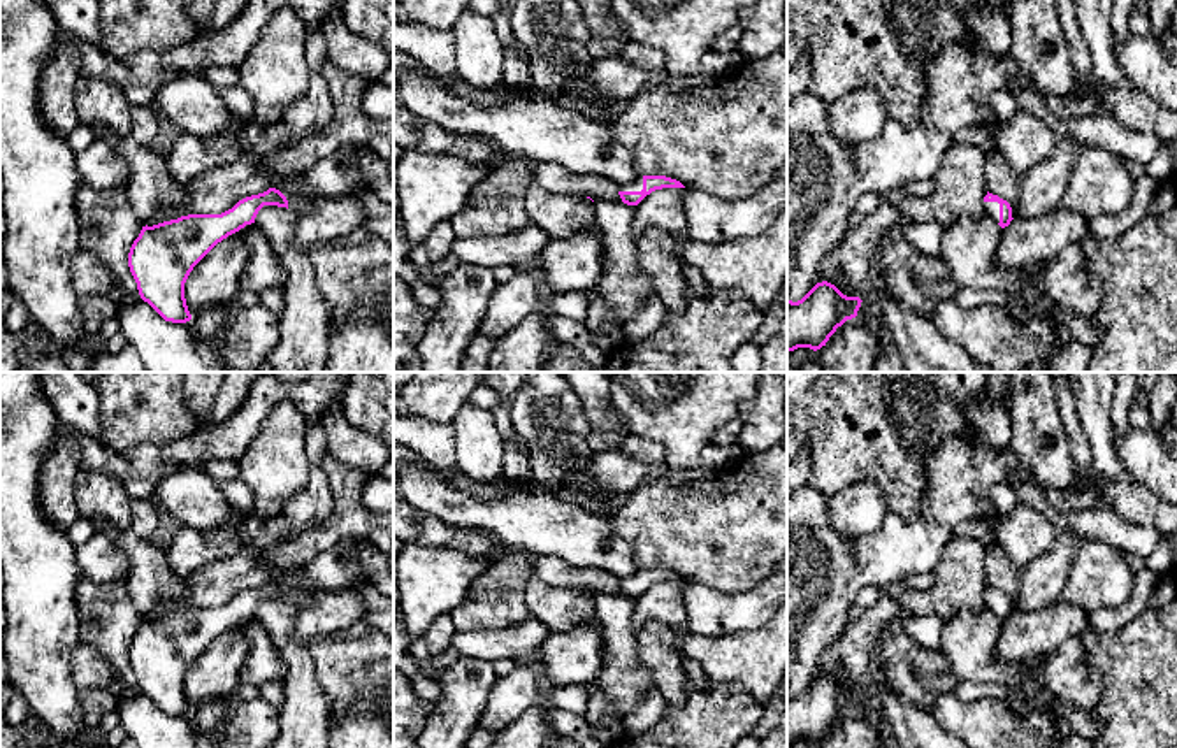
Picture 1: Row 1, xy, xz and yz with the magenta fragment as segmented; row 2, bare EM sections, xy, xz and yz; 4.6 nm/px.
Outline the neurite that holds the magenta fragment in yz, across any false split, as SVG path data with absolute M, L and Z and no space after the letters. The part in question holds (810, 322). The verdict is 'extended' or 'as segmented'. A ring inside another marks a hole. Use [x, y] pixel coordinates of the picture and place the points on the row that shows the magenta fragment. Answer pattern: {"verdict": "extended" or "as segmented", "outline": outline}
{"verdict": "as segmented", "outline": "M827 281L817 283L798 302L787 297L787 353L798 348L817 351L826 346L838 327L857 316L861 302Z"}

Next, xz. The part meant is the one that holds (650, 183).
{"verdict": "extended", "outline": "M638 176L629 184L618 186L618 195L624 204L638 205L646 195L662 188L685 188L680 181L666 176Z"}

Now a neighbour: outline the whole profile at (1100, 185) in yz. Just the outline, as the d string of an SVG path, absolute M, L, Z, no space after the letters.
M1086 146L1075 158L1066 193L1056 207L1086 219L1114 216L1128 207L1135 183L1123 156L1100 146Z

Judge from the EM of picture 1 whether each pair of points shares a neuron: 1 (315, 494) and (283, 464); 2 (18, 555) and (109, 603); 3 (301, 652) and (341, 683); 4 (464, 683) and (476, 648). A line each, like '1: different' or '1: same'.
1: different
2: different
3: different
4: different

